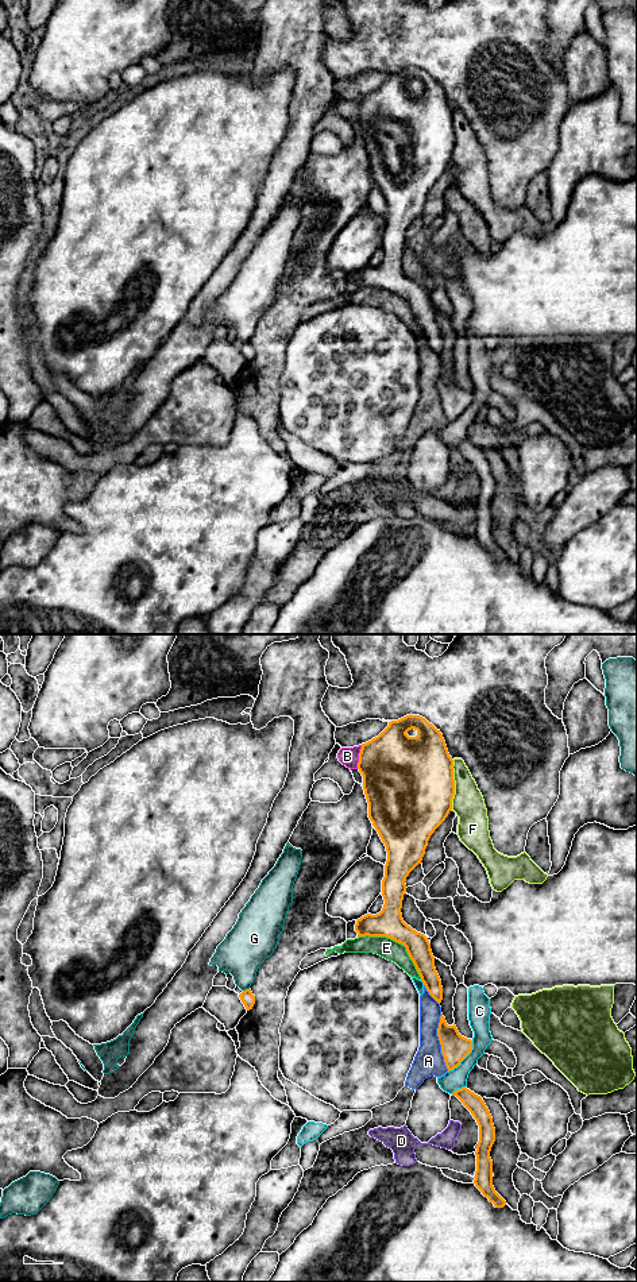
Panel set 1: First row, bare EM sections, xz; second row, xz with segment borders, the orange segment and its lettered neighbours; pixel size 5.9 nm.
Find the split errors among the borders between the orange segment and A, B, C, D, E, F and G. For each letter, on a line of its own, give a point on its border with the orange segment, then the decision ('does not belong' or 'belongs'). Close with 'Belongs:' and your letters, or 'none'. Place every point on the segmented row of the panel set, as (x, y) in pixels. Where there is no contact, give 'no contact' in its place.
A: contact xz (440, 1042); does not belong
B: contact xz (359, 757); does not belong
C: contact xz (464, 1057); does not belong
D: contact xz (477, 1146); does not belong
E: contact xz (397, 941); does not belong
F: contact xz (454, 784); does not belong
G: contact xz (246, 989); does not belong
Belongs: none

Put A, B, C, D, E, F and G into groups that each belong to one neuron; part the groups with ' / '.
A E / B / C / D / F / G

